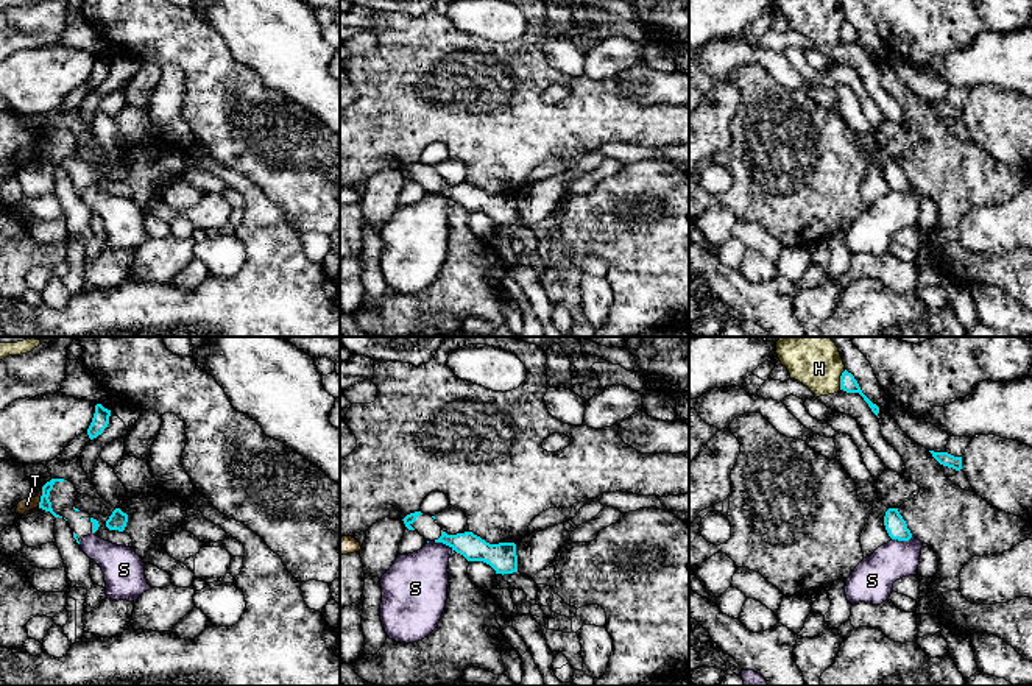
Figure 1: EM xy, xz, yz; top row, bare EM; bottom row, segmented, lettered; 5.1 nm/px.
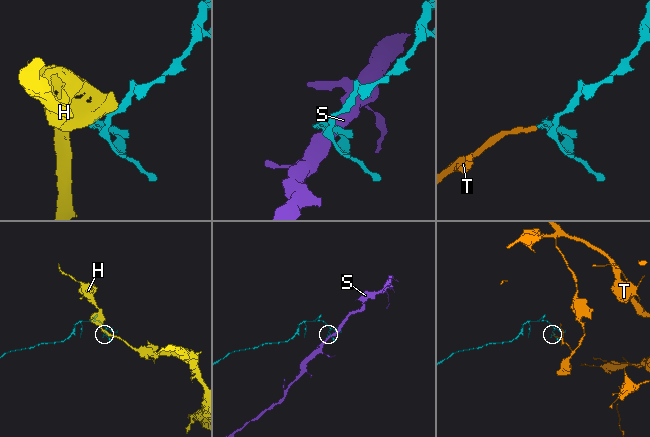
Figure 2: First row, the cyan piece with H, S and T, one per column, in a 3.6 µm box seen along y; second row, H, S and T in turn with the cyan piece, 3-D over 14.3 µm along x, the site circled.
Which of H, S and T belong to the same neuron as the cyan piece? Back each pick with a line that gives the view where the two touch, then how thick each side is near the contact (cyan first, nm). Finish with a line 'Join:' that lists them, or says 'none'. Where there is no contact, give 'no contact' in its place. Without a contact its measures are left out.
Join: none

